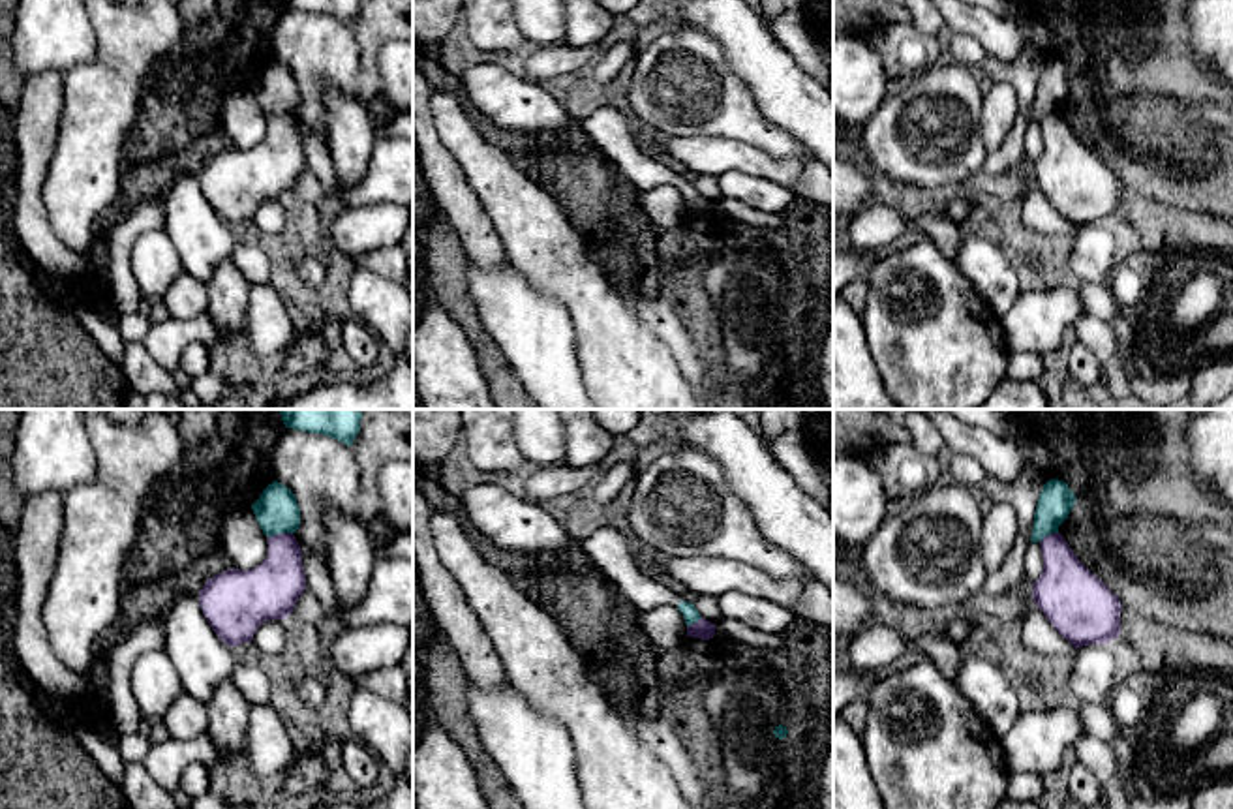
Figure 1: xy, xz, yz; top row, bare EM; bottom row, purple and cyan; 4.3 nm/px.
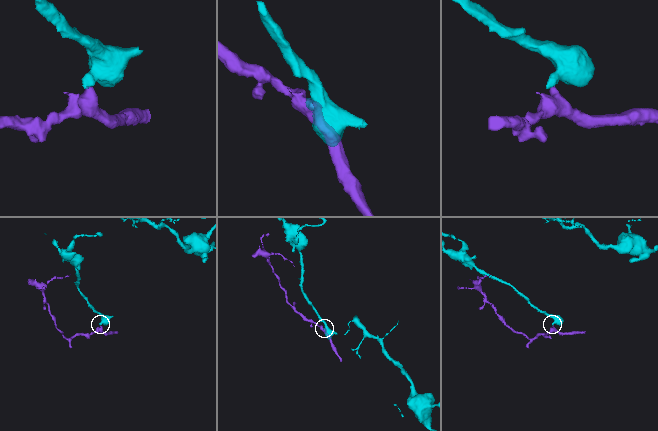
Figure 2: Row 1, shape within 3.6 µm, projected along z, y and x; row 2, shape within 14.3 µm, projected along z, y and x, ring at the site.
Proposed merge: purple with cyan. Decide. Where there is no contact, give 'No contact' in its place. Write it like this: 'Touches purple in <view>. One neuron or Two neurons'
Touches purple in xy. Two neurons

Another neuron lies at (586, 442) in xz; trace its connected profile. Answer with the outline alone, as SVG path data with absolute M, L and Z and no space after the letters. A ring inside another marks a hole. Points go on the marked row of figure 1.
M559 409L565 430L565 464L587 467L602 462L612 450L616 435L606 432L593 417L593 409Z

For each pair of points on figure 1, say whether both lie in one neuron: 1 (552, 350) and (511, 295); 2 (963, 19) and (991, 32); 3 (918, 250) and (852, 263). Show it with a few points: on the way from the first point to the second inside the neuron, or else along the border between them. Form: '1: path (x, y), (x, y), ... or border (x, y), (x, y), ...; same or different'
1: path (539, 336), (511, 308); same
2: path (971, 19), (984, 25); same
3: border (888, 250), (866, 278); different

